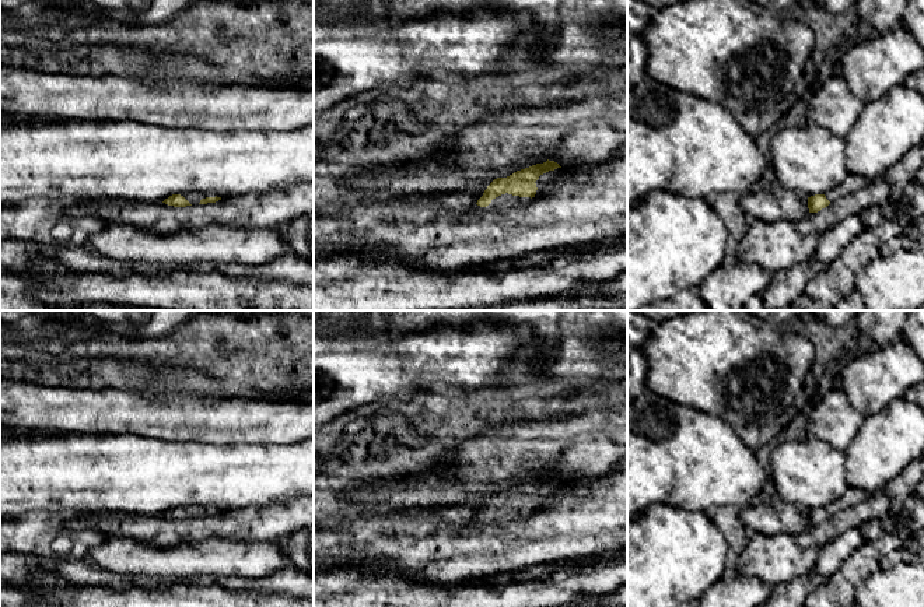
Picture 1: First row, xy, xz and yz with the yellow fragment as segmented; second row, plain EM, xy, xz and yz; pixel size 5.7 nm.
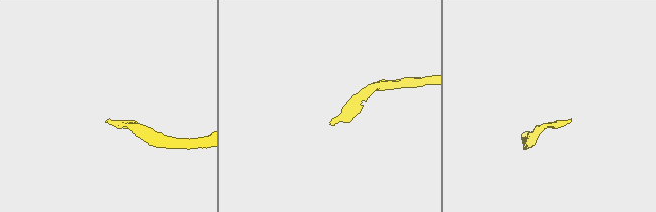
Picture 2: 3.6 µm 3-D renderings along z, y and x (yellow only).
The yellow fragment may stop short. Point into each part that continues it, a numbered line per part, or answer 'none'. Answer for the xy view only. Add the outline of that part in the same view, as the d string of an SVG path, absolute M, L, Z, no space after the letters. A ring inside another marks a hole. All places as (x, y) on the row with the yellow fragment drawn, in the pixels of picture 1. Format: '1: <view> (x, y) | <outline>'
1: xy (193, 197) | M186 192L186 193L179 193L183 196L190 204L199 204L202 199L206 197L216 197L213 193L200 193L200 192Z

